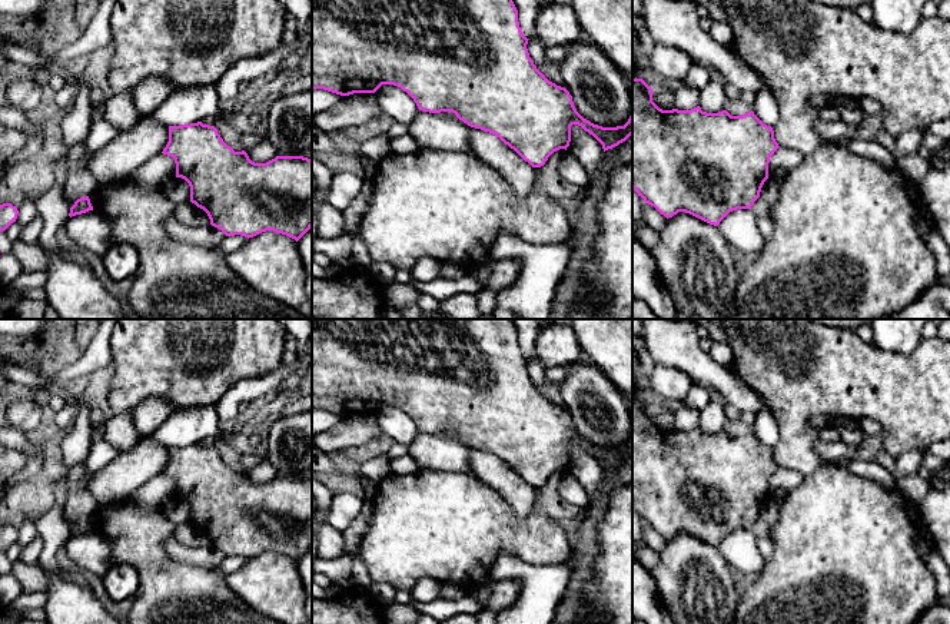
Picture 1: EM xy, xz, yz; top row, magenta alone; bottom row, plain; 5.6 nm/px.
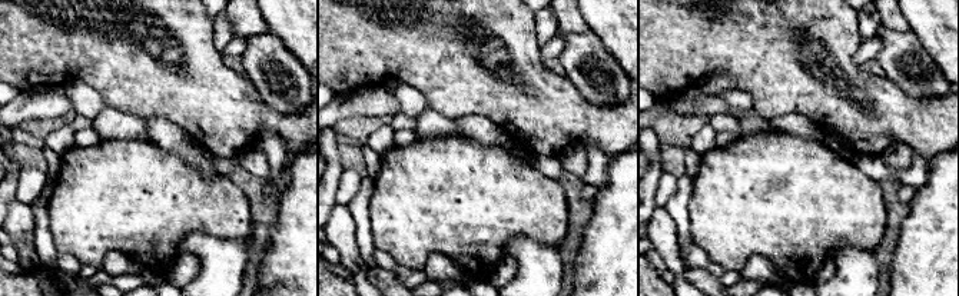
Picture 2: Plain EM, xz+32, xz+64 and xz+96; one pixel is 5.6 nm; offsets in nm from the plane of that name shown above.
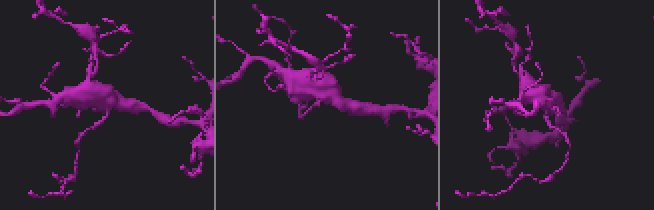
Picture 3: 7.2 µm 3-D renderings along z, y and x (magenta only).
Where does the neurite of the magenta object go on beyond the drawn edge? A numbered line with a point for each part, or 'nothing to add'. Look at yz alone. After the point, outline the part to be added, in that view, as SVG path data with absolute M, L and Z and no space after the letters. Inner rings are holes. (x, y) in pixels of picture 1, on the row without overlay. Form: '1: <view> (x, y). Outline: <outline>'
1: yz (783, 481). Outline: M778 468L770 478L768 484L768 498L784 499L788 492L795 489L804 477L795 471Z

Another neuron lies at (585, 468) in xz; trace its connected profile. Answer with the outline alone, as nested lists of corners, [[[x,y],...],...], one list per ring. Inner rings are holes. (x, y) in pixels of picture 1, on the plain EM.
[[[571,447],[571,462],[567,472],[574,475],[585,488],[589,502],[599,497],[599,484],[604,475],[602,465],[581,447]]]

